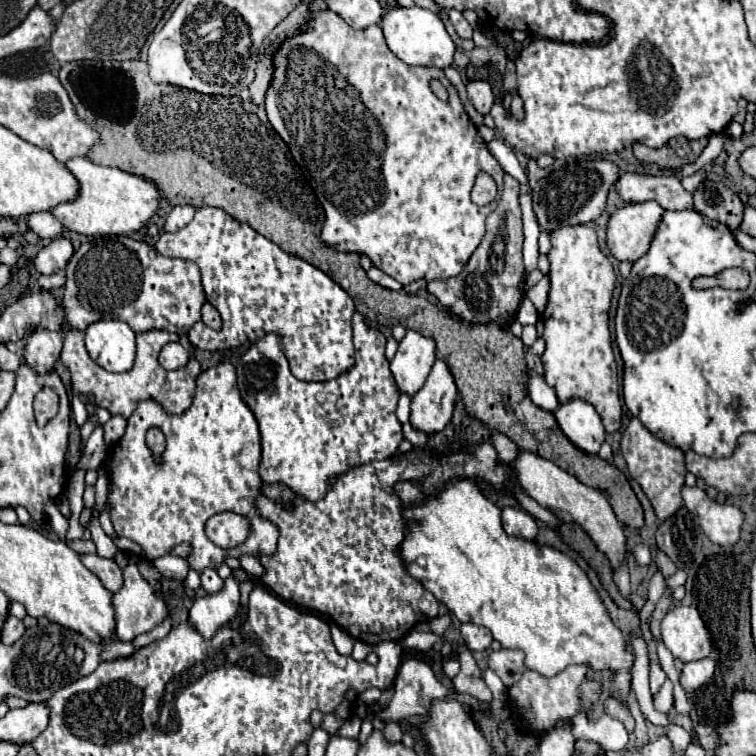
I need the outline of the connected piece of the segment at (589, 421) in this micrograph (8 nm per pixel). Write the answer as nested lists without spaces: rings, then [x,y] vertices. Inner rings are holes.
[[[571,400],[555,412],[557,424],[561,432],[585,454],[593,456],[599,452],[601,444],[605,442],[603,436],[603,424],[597,414],[597,410],[583,402],[583,400]]]

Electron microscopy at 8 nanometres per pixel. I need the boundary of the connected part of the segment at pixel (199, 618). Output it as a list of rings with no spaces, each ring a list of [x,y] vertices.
[[[231,576],[225,580],[225,586],[217,594],[201,596],[193,602],[189,610],[189,624],[205,638],[211,640],[215,632],[227,626],[239,610],[239,586]]]

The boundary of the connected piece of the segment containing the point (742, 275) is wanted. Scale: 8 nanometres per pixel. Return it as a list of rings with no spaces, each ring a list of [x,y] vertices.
[[[727,268],[723,272],[719,272],[719,276],[705,276],[705,278],[695,278],[693,288],[713,288],[713,286],[721,286],[721,288],[733,288],[733,290],[743,290],[749,286],[749,276],[747,272],[743,272],[743,268]]]

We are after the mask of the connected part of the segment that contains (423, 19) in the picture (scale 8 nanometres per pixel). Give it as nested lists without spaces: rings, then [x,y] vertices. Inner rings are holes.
[[[413,6],[413,8],[393,8],[383,16],[381,22],[385,40],[391,48],[391,52],[403,60],[409,66],[435,66],[435,68],[447,68],[453,64],[453,54],[455,54],[455,42],[451,40],[451,36],[447,34],[441,18],[431,12],[425,10],[421,6]]]

